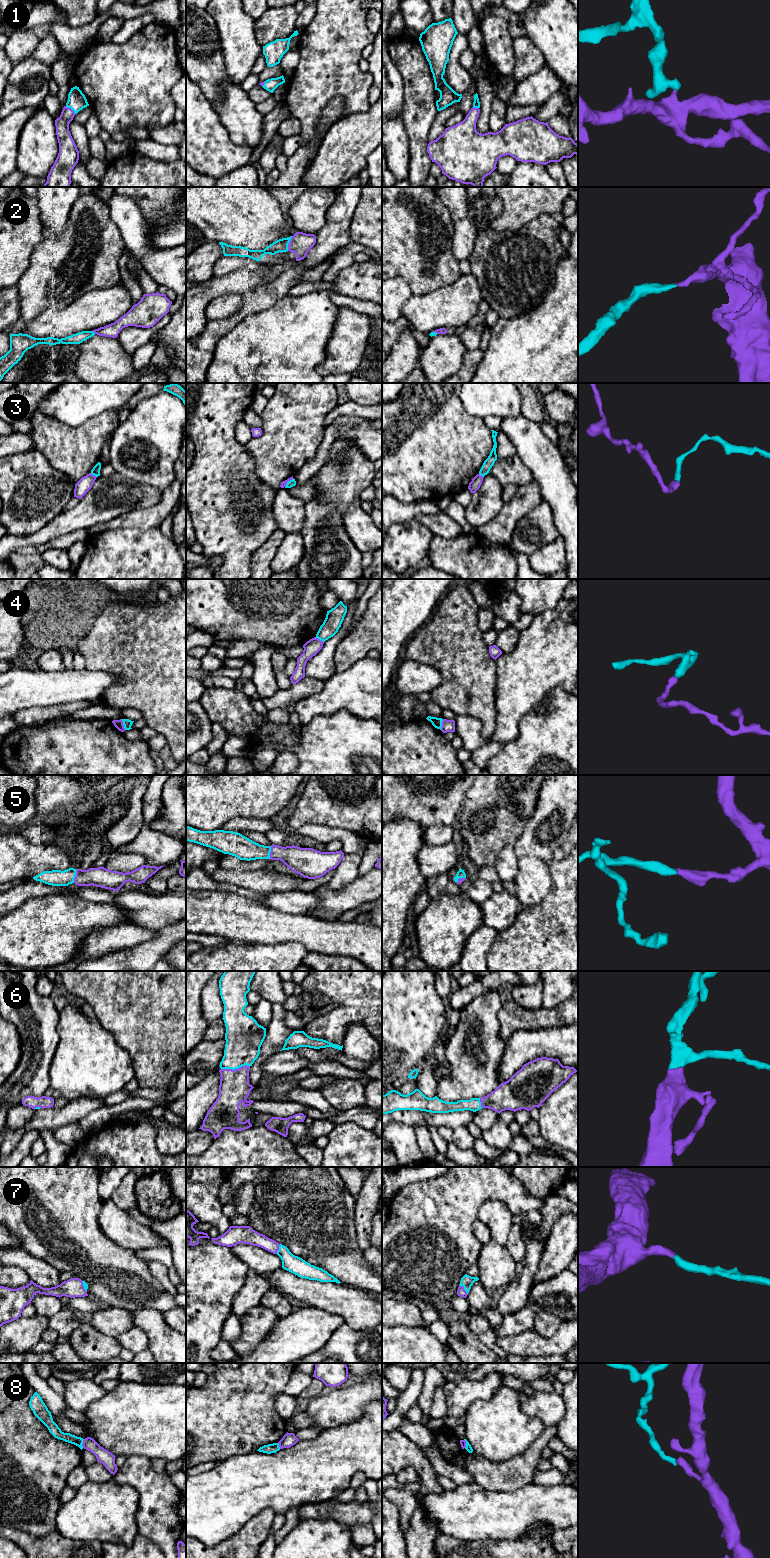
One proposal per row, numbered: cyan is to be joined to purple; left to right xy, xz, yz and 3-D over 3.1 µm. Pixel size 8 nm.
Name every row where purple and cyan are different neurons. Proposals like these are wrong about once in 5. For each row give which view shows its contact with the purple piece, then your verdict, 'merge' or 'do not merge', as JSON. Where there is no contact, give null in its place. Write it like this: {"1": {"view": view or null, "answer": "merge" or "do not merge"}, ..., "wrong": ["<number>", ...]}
{"1": {"view": "xy", "answer": "merge"}, "2": {"view": "xz", "answer": "merge"}, "3": {"view": "xy", "answer": "do not merge"}, "4": {"view": "xy", "answer": "do not merge"}, "5": {"view": "xy", "answer": "merge"}, "6": {"view": "xz", "answer": "merge"}, "7": {"view": "yz", "answer": "merge"}, "8": {"view": "xy", "answer": "do not merge"}, "wrong": ["3", "4", "8"]}

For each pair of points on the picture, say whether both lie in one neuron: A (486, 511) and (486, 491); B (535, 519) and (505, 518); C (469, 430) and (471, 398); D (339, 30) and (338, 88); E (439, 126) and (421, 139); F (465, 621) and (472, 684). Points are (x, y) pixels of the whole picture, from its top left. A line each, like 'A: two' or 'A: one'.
A: one
B: two
C: two
D: one
E: two
F: one

